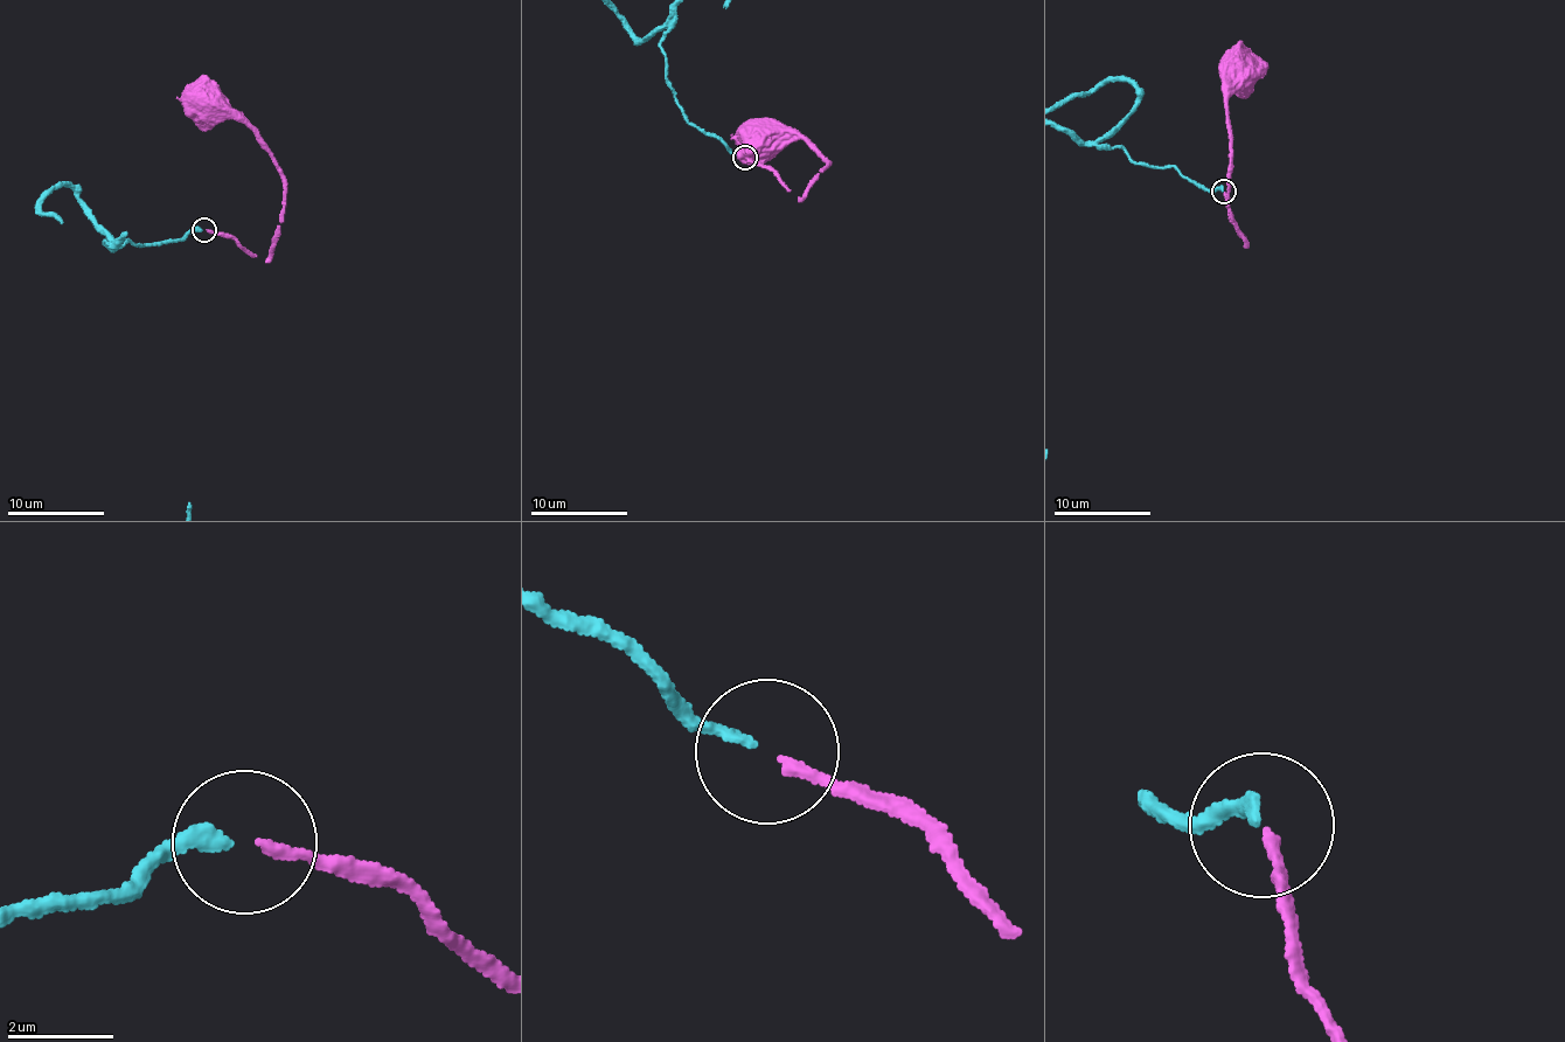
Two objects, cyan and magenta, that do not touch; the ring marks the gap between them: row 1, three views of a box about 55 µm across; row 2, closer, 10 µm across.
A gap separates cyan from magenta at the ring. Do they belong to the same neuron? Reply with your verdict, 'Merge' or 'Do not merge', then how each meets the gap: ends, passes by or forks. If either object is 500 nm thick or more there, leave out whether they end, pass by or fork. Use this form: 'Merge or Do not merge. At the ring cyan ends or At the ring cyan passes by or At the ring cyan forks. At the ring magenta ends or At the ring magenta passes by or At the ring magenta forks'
Merge. At the ring cyan ends. At the ring magenta ends

